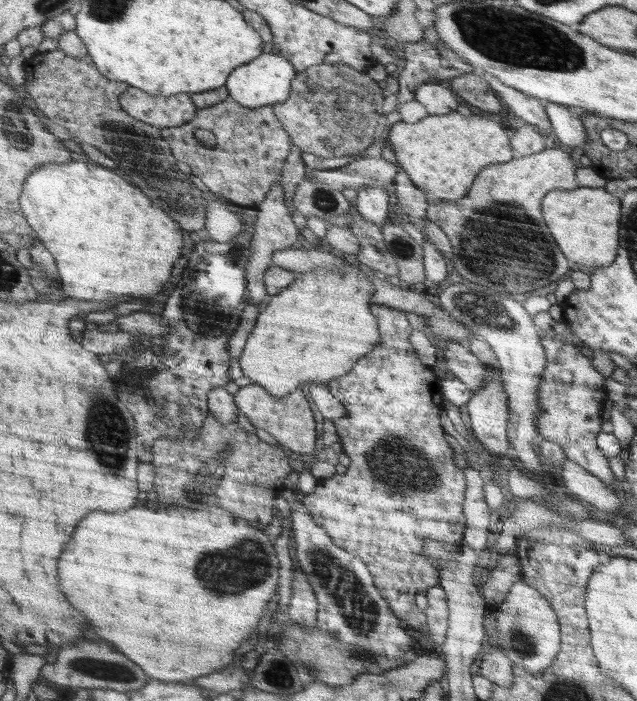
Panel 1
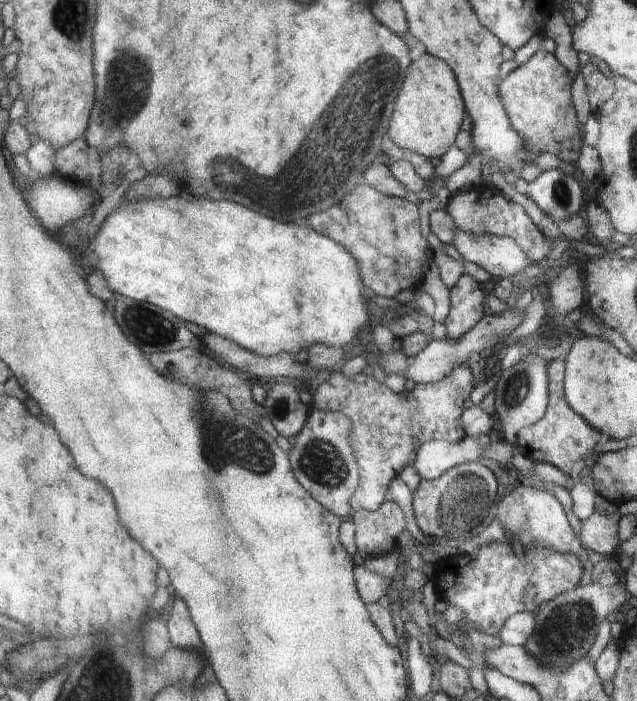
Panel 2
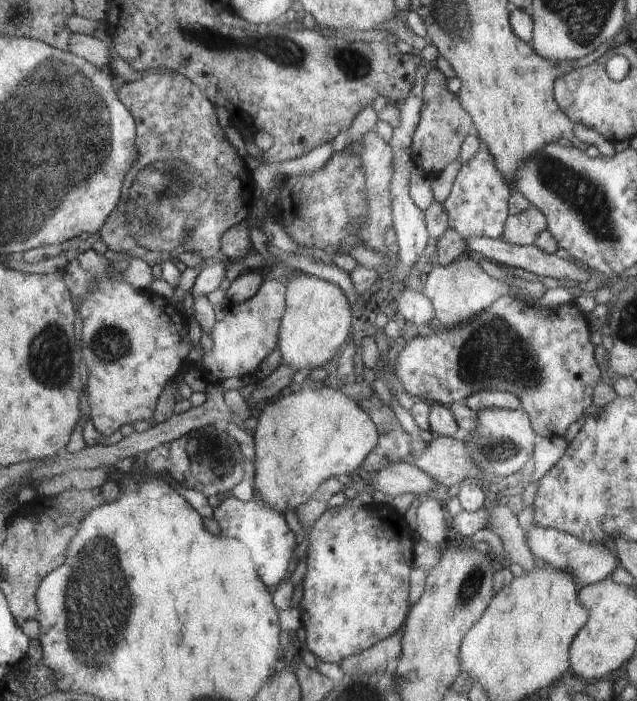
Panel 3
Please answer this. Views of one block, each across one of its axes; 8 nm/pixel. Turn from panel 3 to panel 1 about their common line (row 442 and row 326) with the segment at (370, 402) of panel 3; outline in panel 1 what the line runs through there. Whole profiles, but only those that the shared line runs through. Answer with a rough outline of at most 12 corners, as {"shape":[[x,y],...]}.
{"shape":[[407,313],[327,383],[345,474],[301,495],[392,612],[462,548],[464,472]]}

